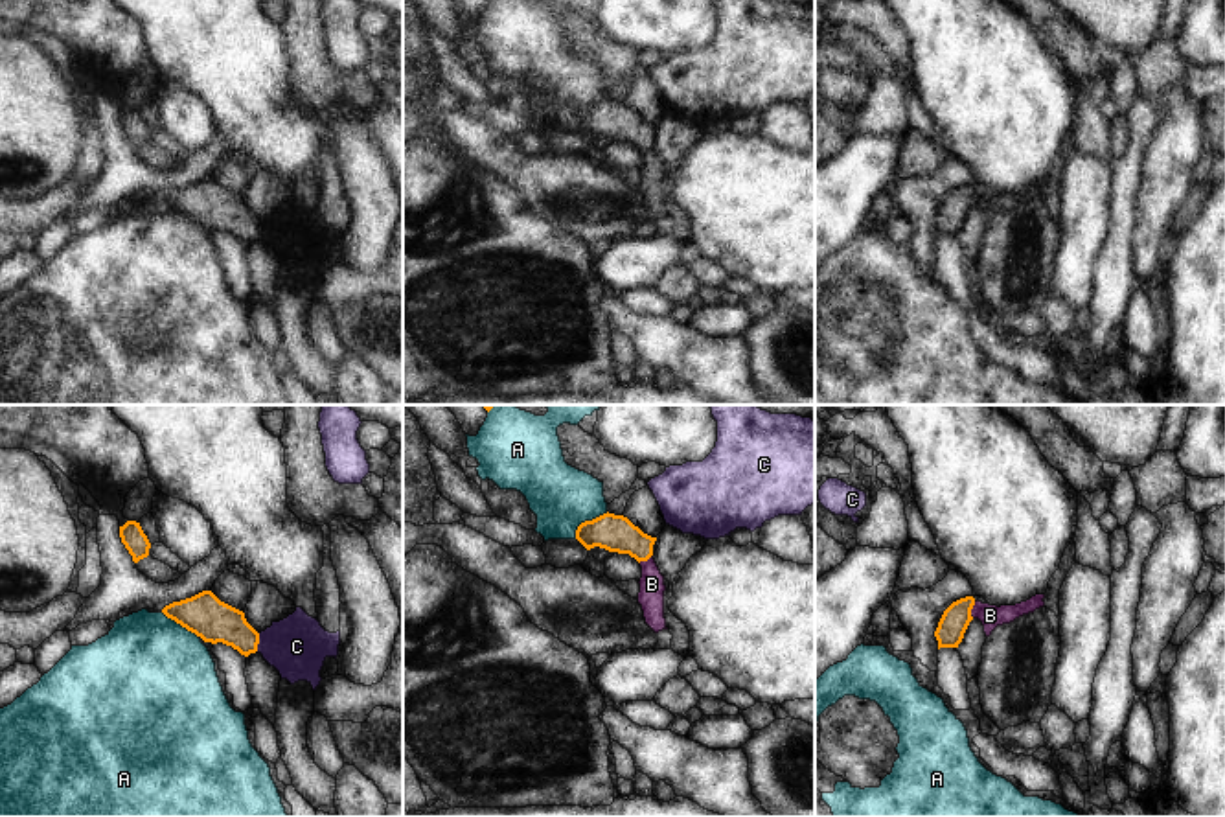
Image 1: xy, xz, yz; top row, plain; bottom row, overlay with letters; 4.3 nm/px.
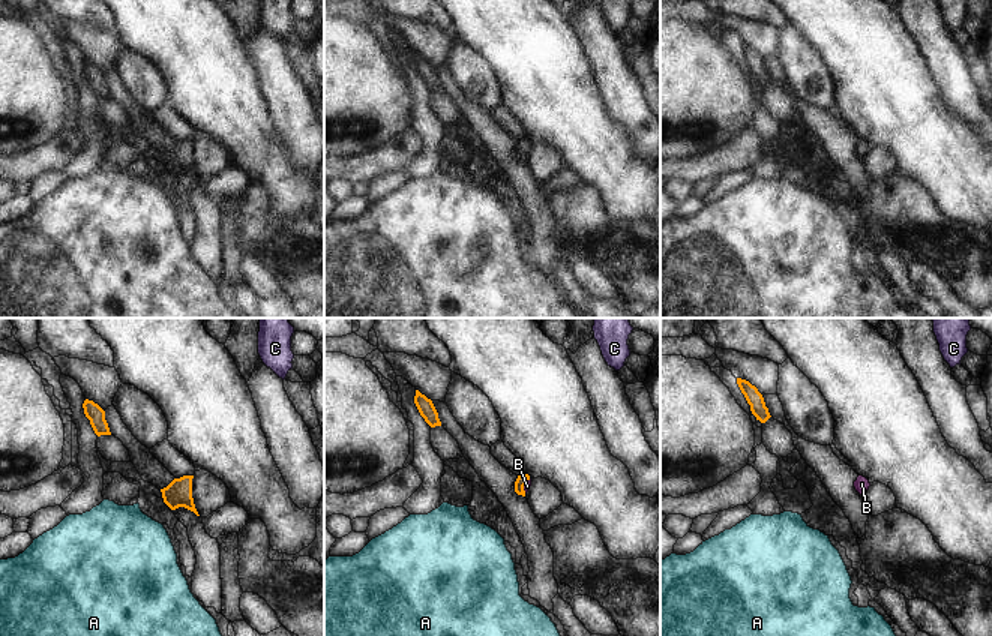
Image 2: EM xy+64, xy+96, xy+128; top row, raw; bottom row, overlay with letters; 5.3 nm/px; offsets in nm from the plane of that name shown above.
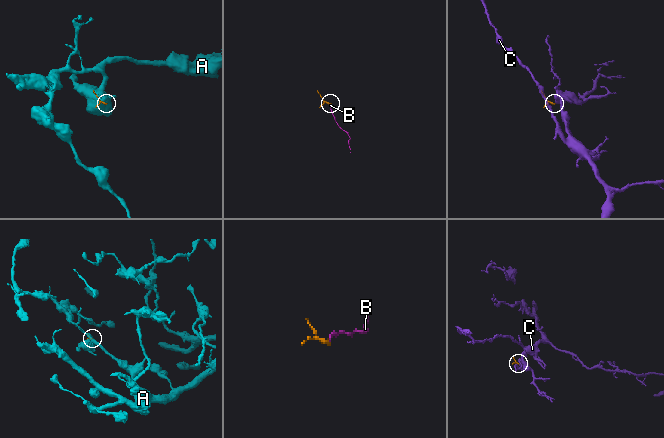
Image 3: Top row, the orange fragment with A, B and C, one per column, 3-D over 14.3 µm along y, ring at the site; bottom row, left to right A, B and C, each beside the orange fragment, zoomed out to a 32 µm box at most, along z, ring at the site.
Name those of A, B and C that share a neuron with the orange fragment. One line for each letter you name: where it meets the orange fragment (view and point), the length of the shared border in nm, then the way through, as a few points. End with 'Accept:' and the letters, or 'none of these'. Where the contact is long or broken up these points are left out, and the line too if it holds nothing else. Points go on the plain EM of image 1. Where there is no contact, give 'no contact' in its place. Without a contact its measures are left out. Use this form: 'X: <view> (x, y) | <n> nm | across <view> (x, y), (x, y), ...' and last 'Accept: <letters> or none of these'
B: yz (972, 195) | 70 nm | across yz (957, 205), (972, 195), (990, 203)
Accept: B

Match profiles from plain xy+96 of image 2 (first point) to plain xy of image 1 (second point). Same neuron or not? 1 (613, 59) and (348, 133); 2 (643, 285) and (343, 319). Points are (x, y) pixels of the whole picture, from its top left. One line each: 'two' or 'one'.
1: one
2: one

